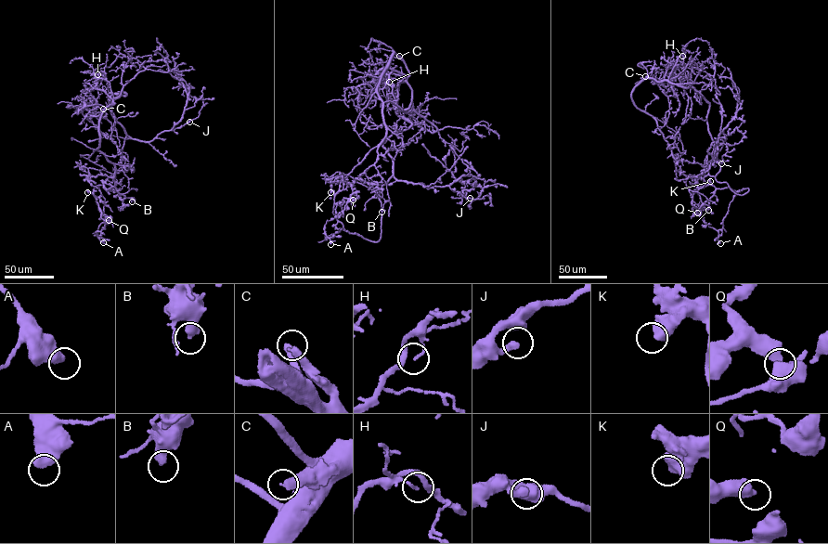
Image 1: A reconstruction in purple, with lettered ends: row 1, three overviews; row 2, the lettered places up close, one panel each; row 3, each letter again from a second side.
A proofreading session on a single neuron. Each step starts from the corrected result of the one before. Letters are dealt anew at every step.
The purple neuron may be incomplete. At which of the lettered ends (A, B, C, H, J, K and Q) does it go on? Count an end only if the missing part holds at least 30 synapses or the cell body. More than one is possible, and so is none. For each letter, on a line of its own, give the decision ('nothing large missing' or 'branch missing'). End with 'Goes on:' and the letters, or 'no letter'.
A: nothing large missing
B: nothing large missing
C: branch missing
H: nothing large missing
J: nothing large missing
K: nothing large missing
Q: nothing large missing
Goes on: C

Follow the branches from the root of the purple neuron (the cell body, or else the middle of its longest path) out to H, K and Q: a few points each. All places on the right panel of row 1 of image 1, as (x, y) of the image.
H: (701, 97), (692, 86), (679, 86), (668, 80), (678, 58), (682, 56)
K: (701, 97), (709, 104), (707, 124), (720, 168), (715, 177), (737, 194), (749, 189), (716, 187), (710, 181)
Q: (701, 97), (709, 104), (707, 124), (720, 168), (715, 177), (737, 194), (749, 189), (718, 188), (697, 213)

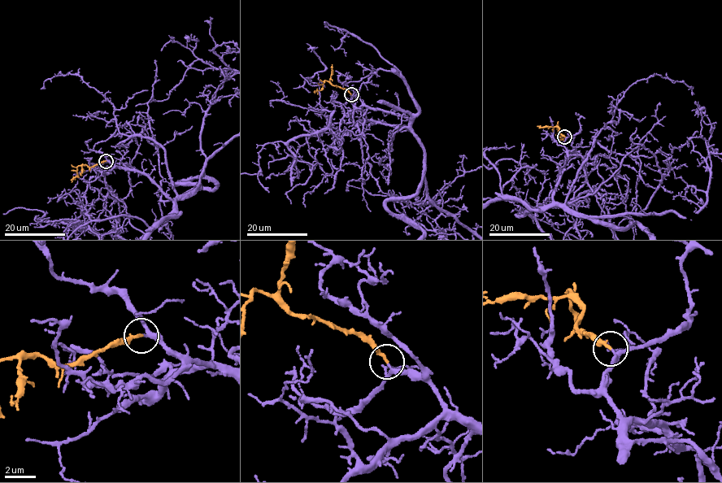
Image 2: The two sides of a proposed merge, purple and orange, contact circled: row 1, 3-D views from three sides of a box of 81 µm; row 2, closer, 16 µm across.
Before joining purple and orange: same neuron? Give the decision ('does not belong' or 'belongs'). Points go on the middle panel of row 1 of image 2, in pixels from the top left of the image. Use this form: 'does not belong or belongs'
belongs

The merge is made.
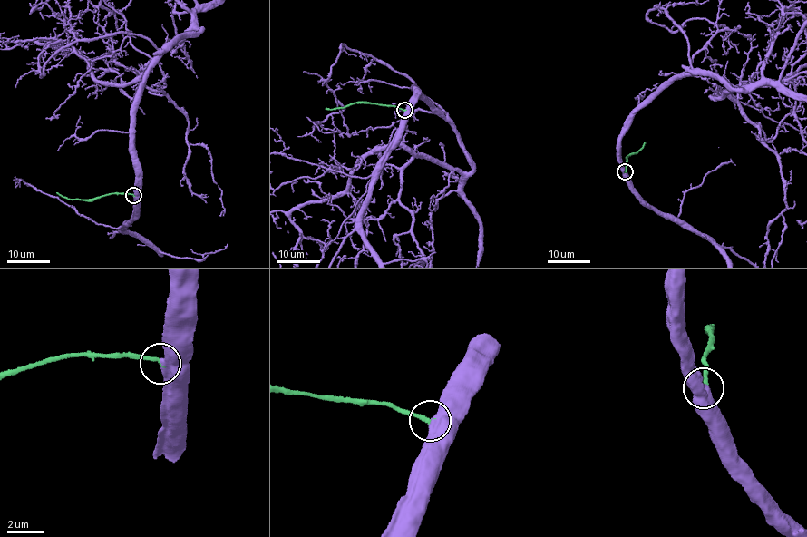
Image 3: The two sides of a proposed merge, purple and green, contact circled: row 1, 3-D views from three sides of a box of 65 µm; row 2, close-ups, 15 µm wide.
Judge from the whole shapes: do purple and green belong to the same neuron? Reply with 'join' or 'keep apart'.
join

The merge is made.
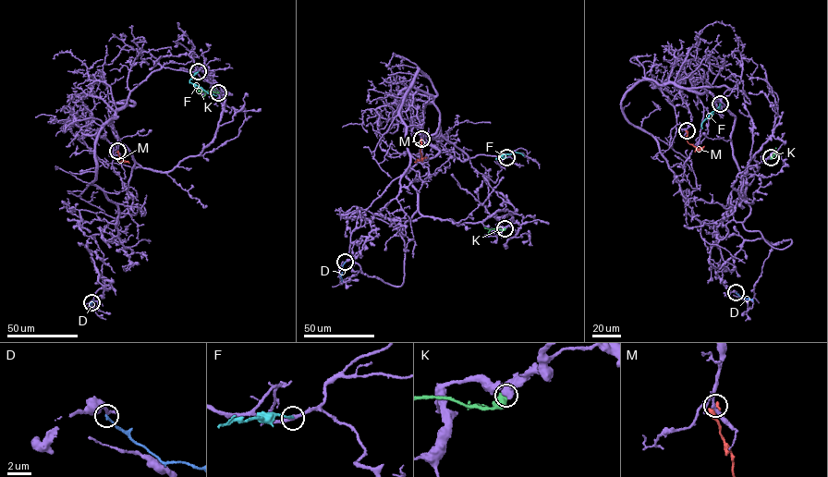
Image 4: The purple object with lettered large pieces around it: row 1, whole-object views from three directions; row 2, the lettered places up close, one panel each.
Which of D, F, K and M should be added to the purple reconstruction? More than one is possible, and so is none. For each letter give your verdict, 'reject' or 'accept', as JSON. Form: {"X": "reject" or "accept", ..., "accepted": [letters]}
{"D": "reject", "F": "reject", "K": "reject", "M": "reject", "accepted": []}

